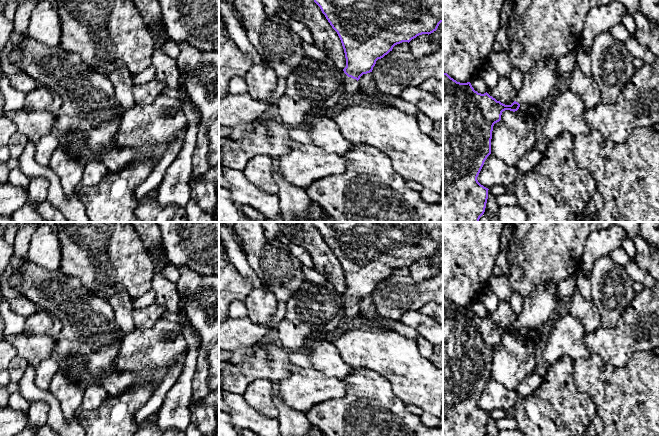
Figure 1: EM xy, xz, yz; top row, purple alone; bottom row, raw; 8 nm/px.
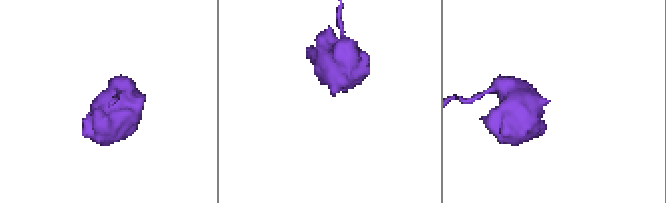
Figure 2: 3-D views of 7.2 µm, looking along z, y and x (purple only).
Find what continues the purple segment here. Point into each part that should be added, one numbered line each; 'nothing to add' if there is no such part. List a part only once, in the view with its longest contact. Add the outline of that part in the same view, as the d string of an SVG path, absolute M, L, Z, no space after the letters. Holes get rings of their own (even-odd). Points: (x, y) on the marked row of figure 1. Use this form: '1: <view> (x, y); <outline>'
1: xz (351, 86); M346 74L344 76L343 83L343 103L349 102L350 97L357 93L360 88L360 84L356 79L348 77Z

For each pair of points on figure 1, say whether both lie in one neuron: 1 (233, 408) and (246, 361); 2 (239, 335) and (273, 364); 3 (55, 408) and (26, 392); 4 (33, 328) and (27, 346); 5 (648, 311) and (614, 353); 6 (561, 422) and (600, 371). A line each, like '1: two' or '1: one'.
1: two
2: two
3: one
4: two
5: one
6: two

